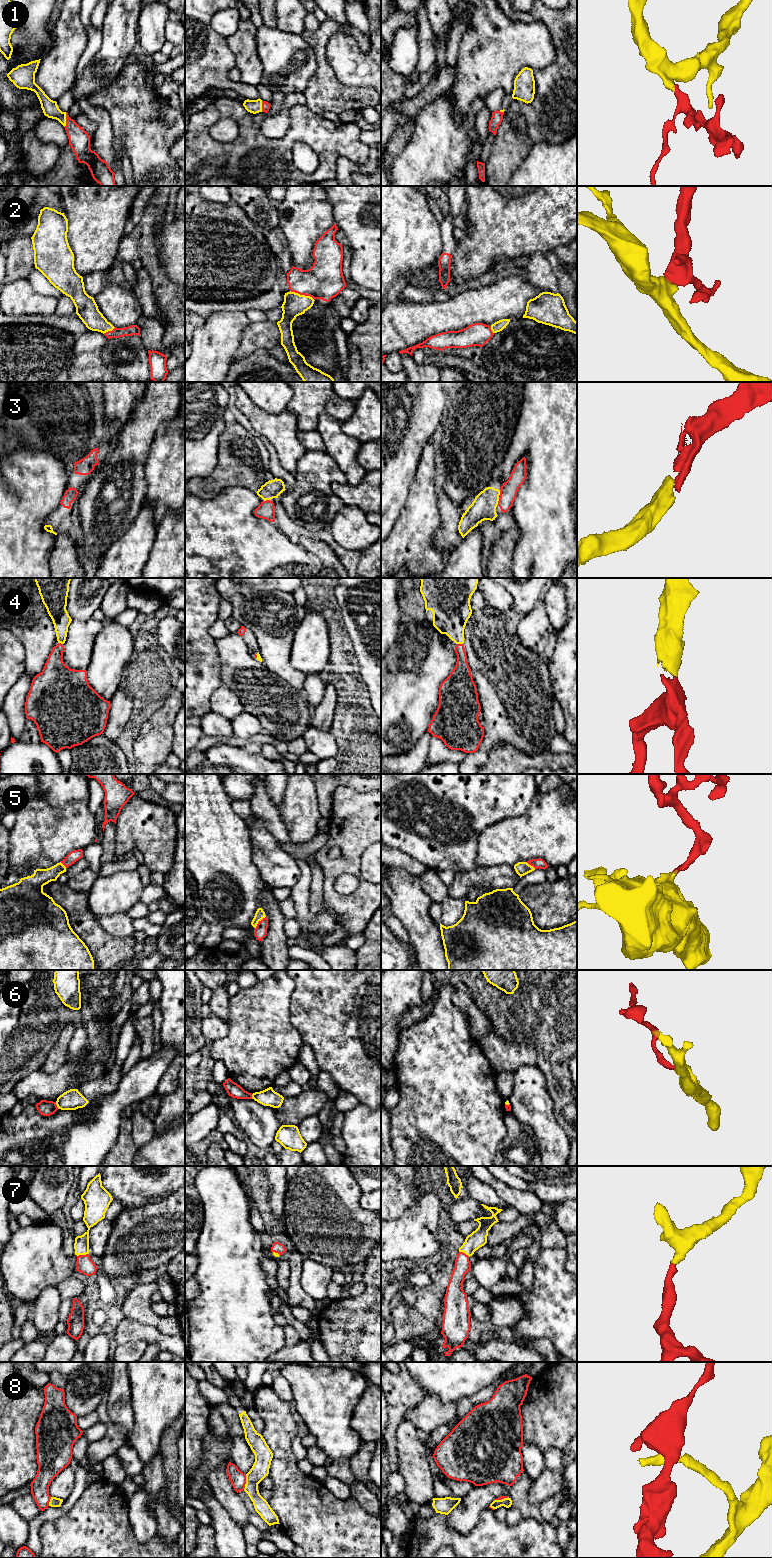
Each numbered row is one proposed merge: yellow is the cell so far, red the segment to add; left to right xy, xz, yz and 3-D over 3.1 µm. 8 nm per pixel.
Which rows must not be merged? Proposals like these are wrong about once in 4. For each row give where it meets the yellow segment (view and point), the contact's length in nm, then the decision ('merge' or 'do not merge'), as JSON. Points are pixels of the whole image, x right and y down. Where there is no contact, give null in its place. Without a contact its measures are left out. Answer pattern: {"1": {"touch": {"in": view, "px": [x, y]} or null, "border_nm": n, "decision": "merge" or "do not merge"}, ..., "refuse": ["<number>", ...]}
{"1": {"touch": {"in": "xy", "px": [65, 119]}, "border_nm": 120, "decision": "merge"}, "2": {"touch": {"in": "xz", "px": [302, 295]}, "border_nm": 200, "decision": "merge"}, "3": {"touch": {"in": "yz", "px": [498, 500]}, "border_nm": 60, "decision": "merge"}, "4": {"touch": {"in": "yz", "px": [459, 643]}, "border_nm": 60, "decision": "merge"}, "5": {"touch": {"in": "xz", "px": [258, 921]}, "border_nm": 130, "decision": "merge"}, "6": {"touch": {"in": "xy", "px": [56, 1104]}, "border_nm": 60, "decision": "do not merge"}, "7": {"touch": {"in": "xy", "px": [81, 1254]}, "border_nm": 100, "decision": "merge"}, "8": {"touch": {"in": "xz", "px": [246, 1482]}, "border_nm": 120, "decision": "do not merge"}, "refuse": ["6", "8"]}

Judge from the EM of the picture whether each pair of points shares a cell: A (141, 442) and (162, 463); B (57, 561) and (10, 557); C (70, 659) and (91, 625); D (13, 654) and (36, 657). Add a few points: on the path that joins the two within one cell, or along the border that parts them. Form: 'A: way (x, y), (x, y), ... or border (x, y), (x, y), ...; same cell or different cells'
A: border (158, 429), (145, 462), (144, 474); different cells
B: border (56, 537), (50, 555), (49, 567); different cells
C: way (77, 651), (80, 637), (84, 633); same cell
D: border (14, 634), (23, 645), (24, 666), (26, 669); different cells

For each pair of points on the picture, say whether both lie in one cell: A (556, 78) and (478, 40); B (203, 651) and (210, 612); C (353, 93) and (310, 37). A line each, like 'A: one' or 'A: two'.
A: two
B: one
C: one

